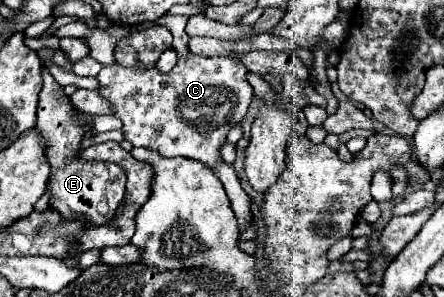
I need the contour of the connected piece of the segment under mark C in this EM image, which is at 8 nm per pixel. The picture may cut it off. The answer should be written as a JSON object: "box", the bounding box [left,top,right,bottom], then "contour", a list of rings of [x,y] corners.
{"box":[97,52,253,234],"contour":[[[231,52],[213,58],[189,54],[187,60],[179,60],[169,74],[159,74],[157,68],[143,70],[113,64],[103,66],[97,80],[101,84],[99,94],[113,104],[115,116],[123,120],[125,140],[133,146],[155,150],[165,158],[185,156],[209,164],[227,190],[231,208],[239,222],[239,234],[247,230],[251,220],[249,196],[241,188],[233,166],[225,164],[219,154],[229,128],[241,122],[253,100],[247,70],[239,60],[235,60],[235,54]]]}

